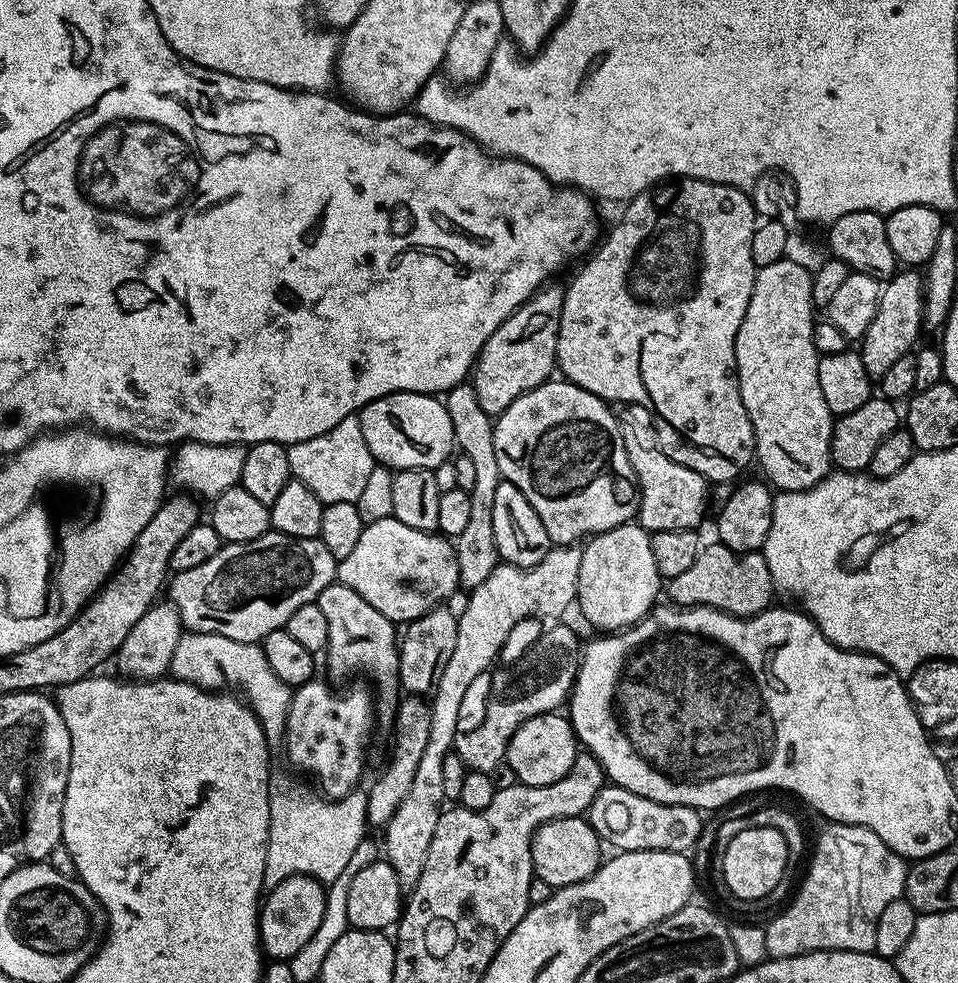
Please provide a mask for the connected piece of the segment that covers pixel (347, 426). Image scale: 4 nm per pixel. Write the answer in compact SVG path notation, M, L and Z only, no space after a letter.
M359 415L347 416L345 420L338 422L338 426L334 426L334 430L326 430L326 434L318 434L318 438L310 438L306 442L289 444L287 449L292 476L298 482L302 482L302 486L306 486L323 505L334 502L355 504L366 486L366 481L370 479L370 470L378 467L376 457L370 454L370 446L366 446L366 438L362 438Z

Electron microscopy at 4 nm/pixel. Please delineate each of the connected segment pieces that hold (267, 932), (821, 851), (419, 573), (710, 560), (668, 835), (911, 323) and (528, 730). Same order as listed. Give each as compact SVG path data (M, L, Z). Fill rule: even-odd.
M291 876L274 886L263 897L260 909L260 942L273 961L291 961L316 936L328 900L324 897L325 885L312 876Z
M857 824L827 825L828 829L816 844L808 877L796 896L796 901L781 916L776 916L765 927L766 952L769 957L781 960L791 956L805 956L807 952L871 952L875 953L874 930L878 930L878 918L890 902L904 896L909 865L878 834Z
M393 515L364 525L362 538L358 538L354 550L338 561L336 580L350 586L354 594L366 598L366 602L370 602L370 606L374 606L378 614L386 614L386 618L397 626L404 626L410 620L422 618L422 614L448 602L456 588L461 587L455 543L440 534L414 530L406 526L406 522L398 522Z
M719 542L701 547L694 566L667 581L666 596L682 608L717 608L732 616L757 616L773 603L774 589L766 558L760 552L735 552Z
M615 786L601 788L586 813L592 829L600 837L606 837L607 843L609 840L613 844L613 849L622 852L662 850L685 854L691 853L691 848L700 840L700 831L704 828L700 816L701 813L690 806L654 802L650 798L642 798L630 790Z
M900 270L883 285L874 322L870 322L866 334L858 344L858 355L869 376L879 378L886 374L886 370L890 370L890 366L894 366L898 358L909 355L917 347L916 339L924 328L924 282L925 277L919 271Z
M559 711L543 712L530 718L510 738L506 762L516 772L519 783L530 786L550 786L558 782L574 766L578 755L578 741L572 722Z

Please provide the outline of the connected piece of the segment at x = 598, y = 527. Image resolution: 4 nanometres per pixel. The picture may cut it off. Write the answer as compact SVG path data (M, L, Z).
M563 378L549 379L548 383L540 384L534 390L519 396L501 416L495 417L492 429L494 430L494 454L498 457L498 470L503 479L509 480L522 494L526 494L526 502L534 506L538 518L542 518L542 526L546 526L546 534L556 546L572 546L585 538L599 536L601 532L608 532L620 524L629 523L637 515L640 506L640 489L636 482L636 475L630 466L630 458L626 454L624 439L620 433L621 421L611 412L609 405L598 399L594 394L582 390L577 384L570 384Z

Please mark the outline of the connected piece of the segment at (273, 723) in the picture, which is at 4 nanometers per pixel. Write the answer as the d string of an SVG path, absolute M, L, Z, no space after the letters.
M188 632L181 635L174 650L170 672L175 679L196 684L205 690L223 689L224 676L232 684L248 684L247 703L256 713L269 741L276 742L283 737L288 727L288 708L292 704L293 689L282 683L274 670L270 670L270 662L266 662L266 654L259 643L247 644L218 634Z

